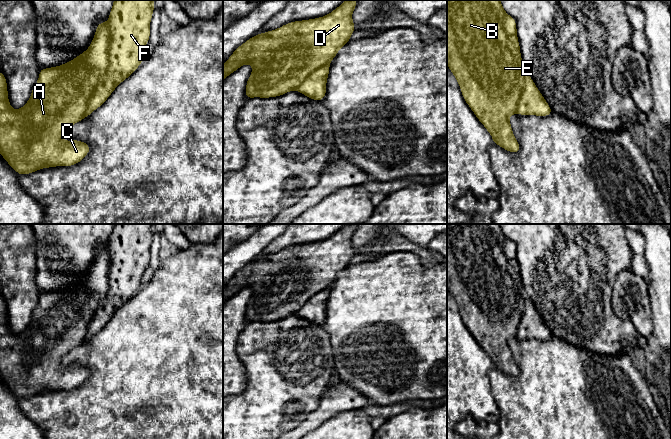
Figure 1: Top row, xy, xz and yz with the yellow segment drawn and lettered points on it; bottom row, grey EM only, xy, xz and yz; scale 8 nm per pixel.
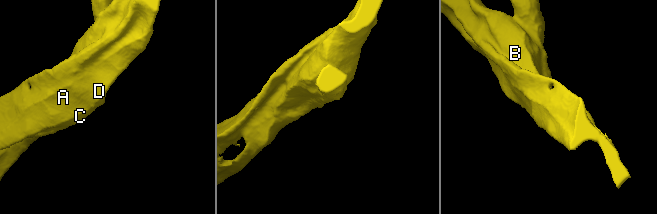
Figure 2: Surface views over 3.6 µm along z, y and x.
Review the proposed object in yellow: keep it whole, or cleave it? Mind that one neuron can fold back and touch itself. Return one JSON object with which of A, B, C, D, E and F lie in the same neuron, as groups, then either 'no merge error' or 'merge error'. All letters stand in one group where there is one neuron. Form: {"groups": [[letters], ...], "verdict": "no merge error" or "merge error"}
{"groups": [["A", "B", "C", "D", "E", "F"]], "verdict": "no merge error"}

